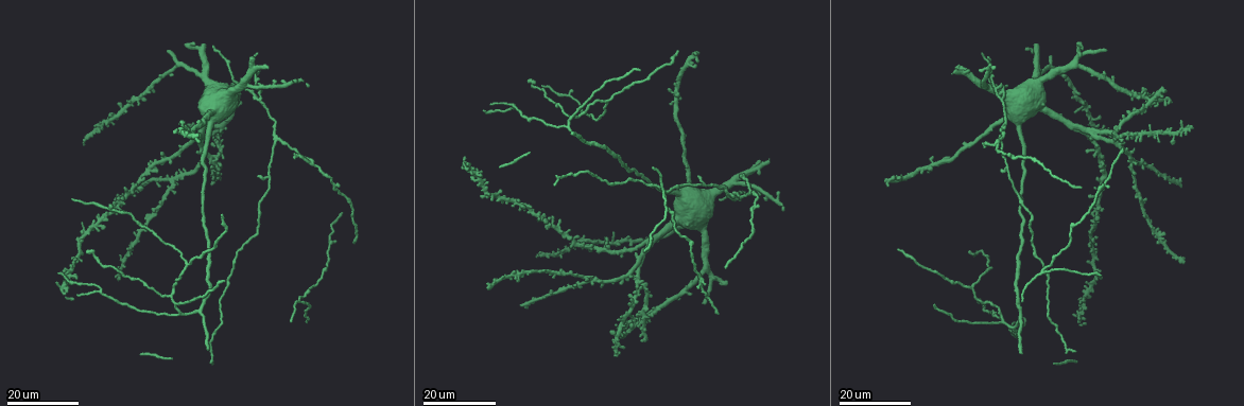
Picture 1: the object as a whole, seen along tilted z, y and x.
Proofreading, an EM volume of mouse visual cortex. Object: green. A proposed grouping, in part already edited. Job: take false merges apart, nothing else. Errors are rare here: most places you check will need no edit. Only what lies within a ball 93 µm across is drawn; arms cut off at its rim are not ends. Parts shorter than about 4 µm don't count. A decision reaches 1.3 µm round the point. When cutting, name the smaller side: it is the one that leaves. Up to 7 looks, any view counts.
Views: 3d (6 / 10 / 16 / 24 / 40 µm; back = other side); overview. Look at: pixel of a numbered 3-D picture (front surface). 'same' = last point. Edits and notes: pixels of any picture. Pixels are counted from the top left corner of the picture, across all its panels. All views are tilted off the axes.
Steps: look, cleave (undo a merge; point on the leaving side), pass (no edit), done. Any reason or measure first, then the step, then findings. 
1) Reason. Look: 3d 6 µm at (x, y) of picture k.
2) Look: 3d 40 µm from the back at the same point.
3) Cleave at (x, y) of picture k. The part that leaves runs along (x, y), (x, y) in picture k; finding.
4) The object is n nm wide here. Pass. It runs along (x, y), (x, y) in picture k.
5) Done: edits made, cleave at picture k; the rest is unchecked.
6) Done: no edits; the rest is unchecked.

Three-way junction. Look: 3d 16 µm at (329, 243) of picture 1.

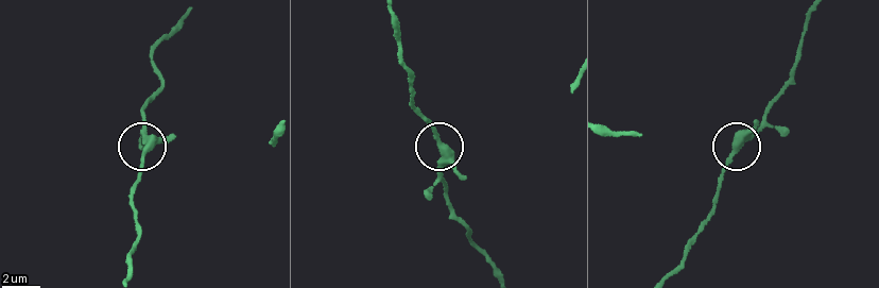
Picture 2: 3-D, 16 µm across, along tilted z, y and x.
Look: 3d 6 µm at (741, 144) of picture 2.

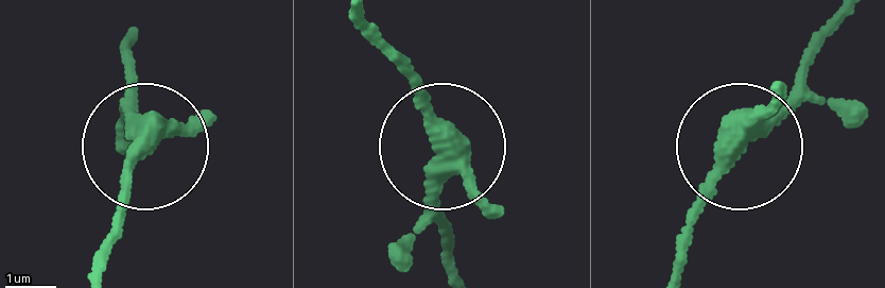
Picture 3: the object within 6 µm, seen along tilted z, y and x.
3 arms meet here. Pass. One neuron here.

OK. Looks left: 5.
Look: 3d 24 µm at (1044, 274) of picture 1.

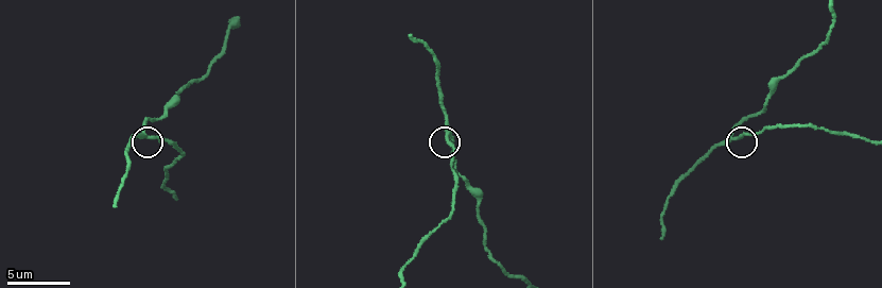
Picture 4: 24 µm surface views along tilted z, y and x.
Look: 3d 10 µm at (448, 140) of picture 4.

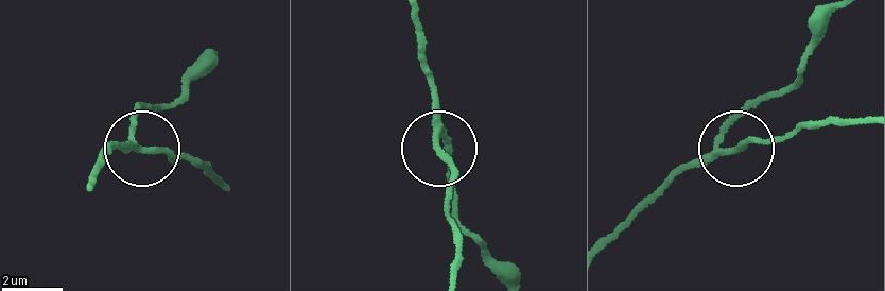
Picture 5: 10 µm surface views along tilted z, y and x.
The side arm is 11 µm long; 3 arms meet here. Pass. Continuous, no second neuron.

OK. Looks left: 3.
Three arms meet. Look: 3d 16 µm at (608, 101) of picture 1.

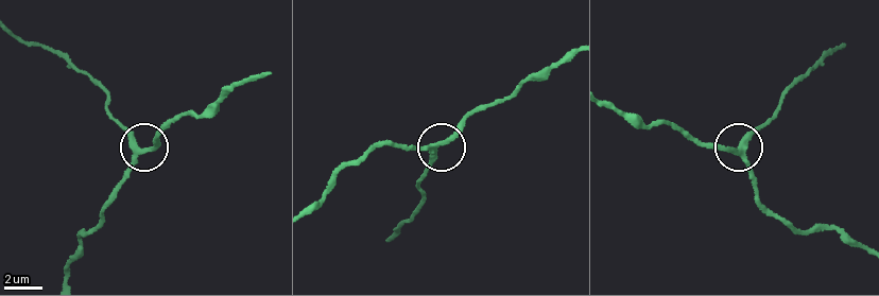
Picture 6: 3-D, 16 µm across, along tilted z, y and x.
Look: 3d 6 µm at (735, 151) of picture 6.

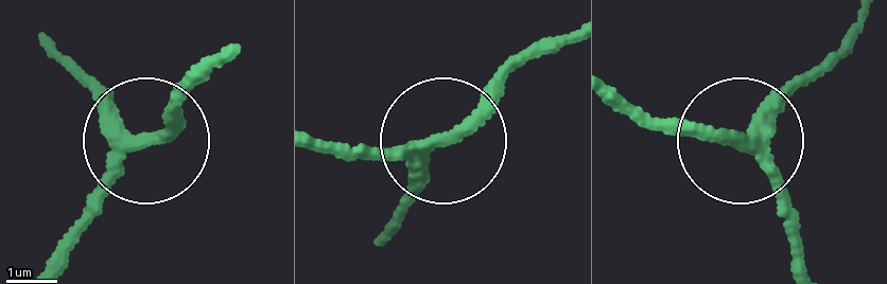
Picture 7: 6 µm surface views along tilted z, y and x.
The object is 250 nm wide here. Pass. It runs along (48, 267), (191, 91) in picture 7; continuous, no second neuron.

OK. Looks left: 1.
Done: no edits; the rest is unchecked.

